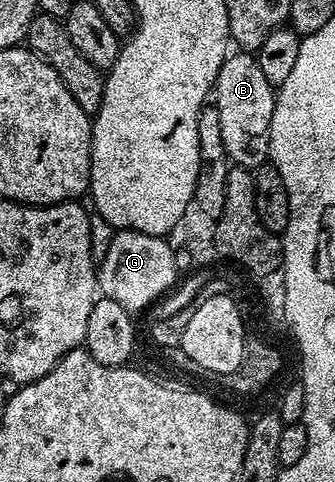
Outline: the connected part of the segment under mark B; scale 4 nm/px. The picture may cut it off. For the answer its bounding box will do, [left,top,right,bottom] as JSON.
[215,53,276,170]

